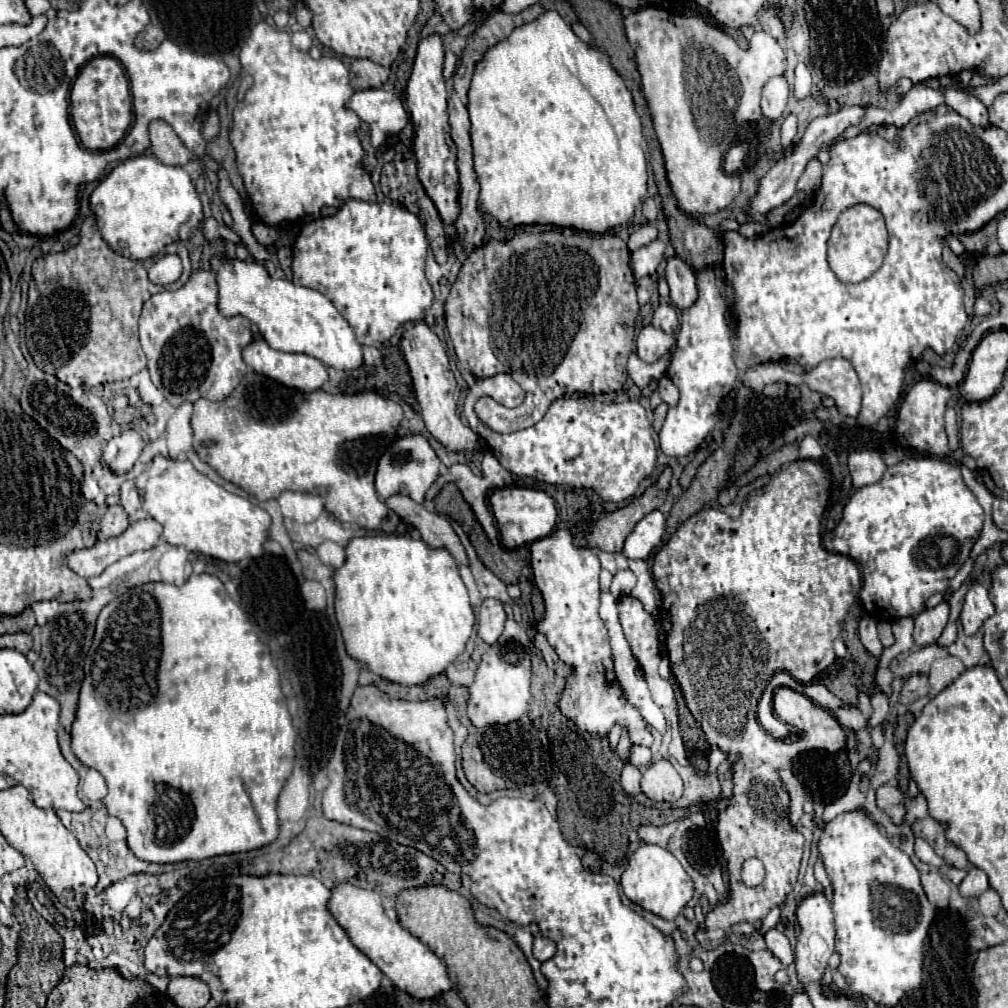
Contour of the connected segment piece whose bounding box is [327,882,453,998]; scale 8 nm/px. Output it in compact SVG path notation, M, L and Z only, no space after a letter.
M341 882L331 890L327 910L347 932L351 942L365 956L369 956L397 988L405 990L415 998L435 998L437 994L453 988L443 960L437 958L419 938L411 936L405 928L401 928L398 917L393 920L385 914L381 906L381 896L375 890L365 890L349 882Z

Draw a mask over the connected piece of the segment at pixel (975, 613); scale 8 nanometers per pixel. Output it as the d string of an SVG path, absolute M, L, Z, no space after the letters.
M973 584L965 596L963 602L963 610L961 610L961 624L963 624L963 632L967 636L975 634L981 624L995 612L993 602L989 600L989 592L987 588L983 588L981 584Z

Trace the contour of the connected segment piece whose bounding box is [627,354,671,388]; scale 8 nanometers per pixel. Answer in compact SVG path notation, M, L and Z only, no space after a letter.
M631 354L631 356L629 356L629 364L627 364L627 372L629 372L631 380L633 380L639 388L645 388L651 380L659 380L659 378L665 374L665 370L667 370L667 366L669 366L669 360L671 360L671 356L667 354L667 356L663 356L661 360L653 362L653 364L647 364L647 362L639 360L637 354Z

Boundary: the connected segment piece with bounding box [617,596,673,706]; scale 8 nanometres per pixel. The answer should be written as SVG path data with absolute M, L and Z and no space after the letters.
M623 596L619 598L619 618L621 618L621 626L623 626L623 632L625 632L625 638L633 650L633 656L637 658L637 662L641 664L643 672L645 672L645 680L649 684L649 690L653 692L653 700L655 704L671 704L673 702L673 688L669 682L661 680L657 668L659 668L659 662L661 662L661 654L659 654L659 630L657 630L657 620L653 618L653 614L649 614L645 610L645 606L633 598L633 596Z

